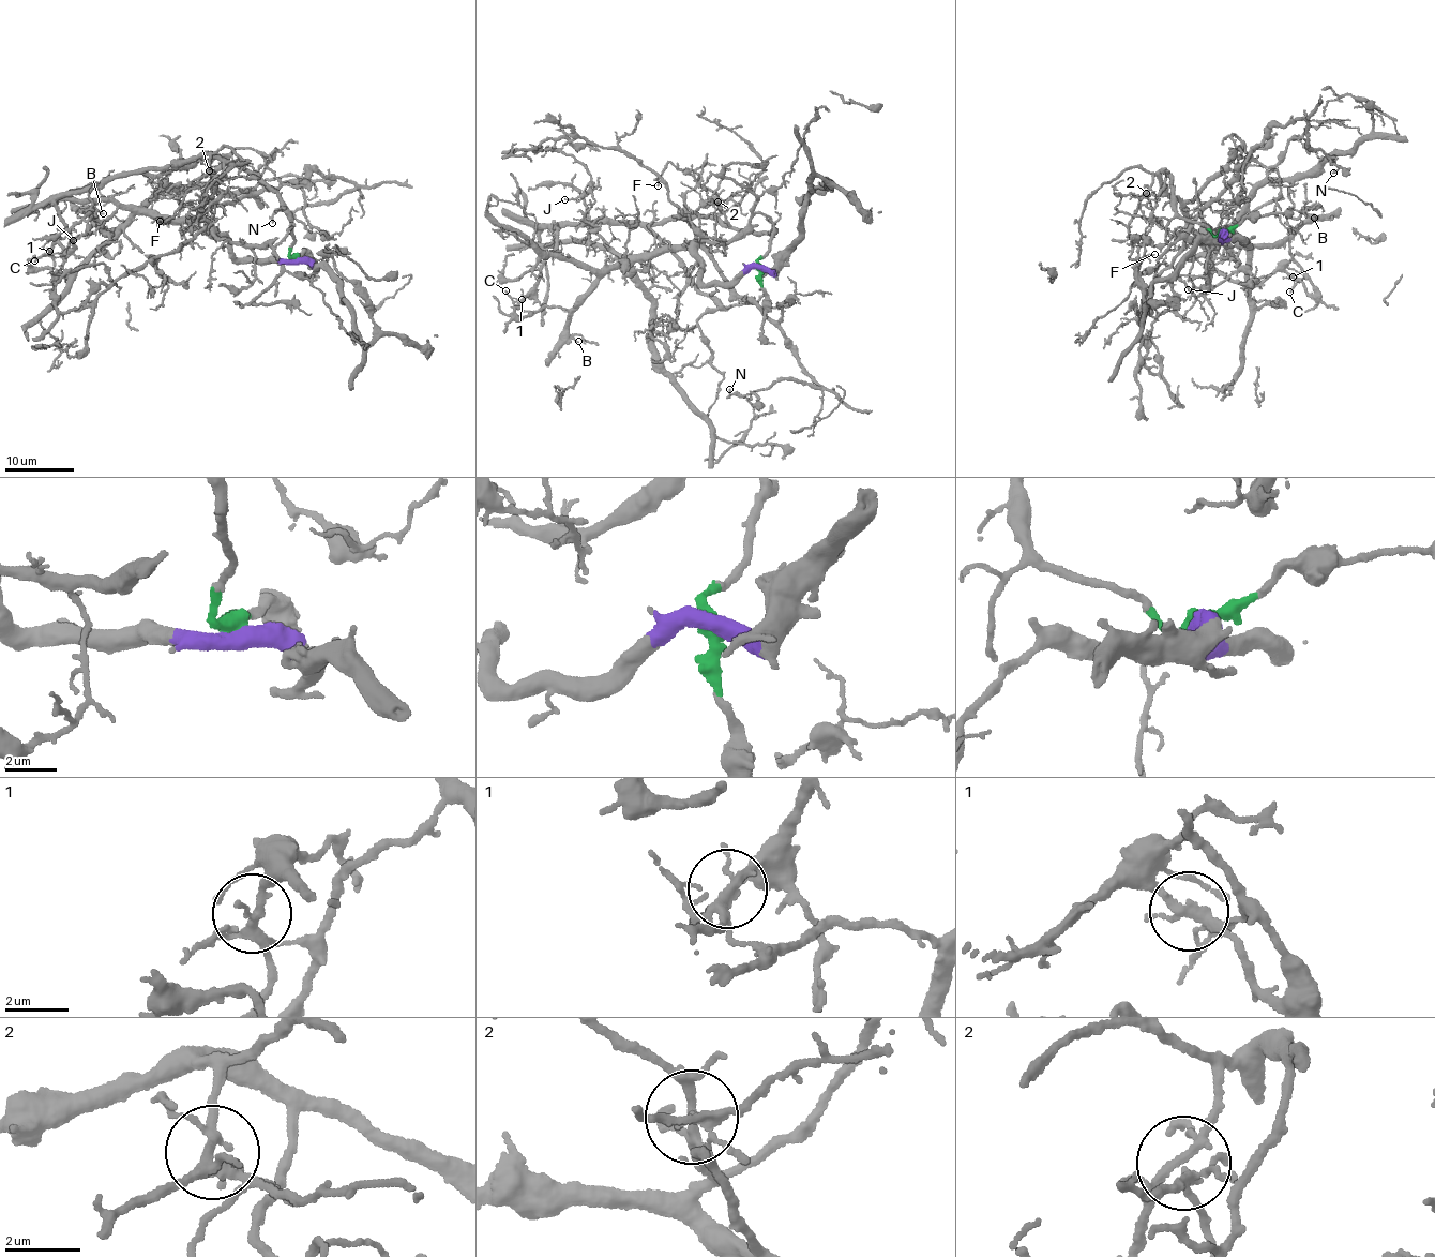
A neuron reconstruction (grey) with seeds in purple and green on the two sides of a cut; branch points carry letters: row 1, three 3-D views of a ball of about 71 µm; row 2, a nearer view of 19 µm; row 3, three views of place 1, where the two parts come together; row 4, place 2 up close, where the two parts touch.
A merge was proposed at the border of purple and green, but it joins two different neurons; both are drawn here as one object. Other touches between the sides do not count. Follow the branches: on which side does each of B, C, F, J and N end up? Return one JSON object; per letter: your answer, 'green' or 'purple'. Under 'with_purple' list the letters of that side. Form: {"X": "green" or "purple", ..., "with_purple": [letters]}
{"B": "purple", "C": "green", "F": "green", "J": "purple", "N": "purple", "with_purple": ["B", "J", "N"]}

